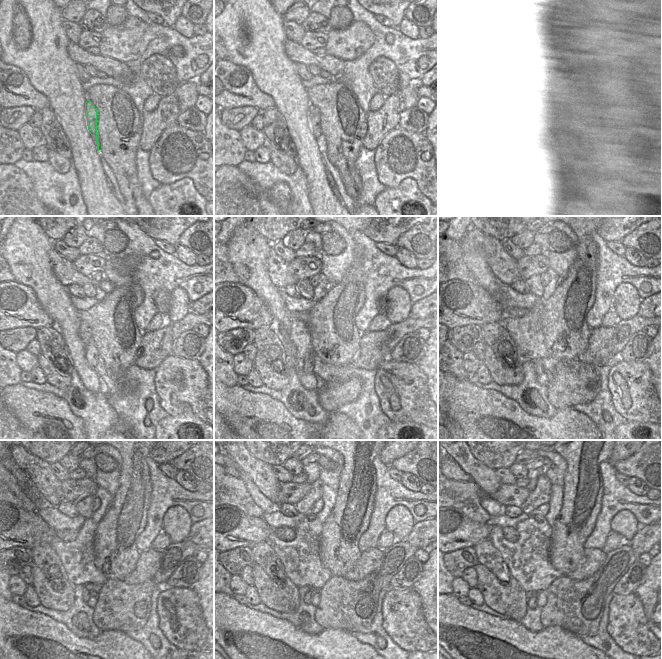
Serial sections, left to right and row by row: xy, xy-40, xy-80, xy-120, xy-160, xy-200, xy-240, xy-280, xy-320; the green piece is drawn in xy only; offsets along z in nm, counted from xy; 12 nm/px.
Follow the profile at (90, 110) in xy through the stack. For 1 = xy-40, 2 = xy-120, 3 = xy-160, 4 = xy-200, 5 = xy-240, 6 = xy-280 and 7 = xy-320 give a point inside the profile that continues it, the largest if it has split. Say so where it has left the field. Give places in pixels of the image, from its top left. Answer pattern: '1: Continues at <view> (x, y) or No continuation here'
1: Continues at xy-40 (314, 113)
2: Continues at xy-120 (93, 358)
3: Continues at xy-160 (319, 367)
4: Continues at xy-200 (539, 369)
5: Continues at xy-240 (86, 593)
6: Continues at xy-280 (308, 597)
7: Continues at xy-320 (531, 603).

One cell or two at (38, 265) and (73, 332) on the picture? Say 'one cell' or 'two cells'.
one cell

